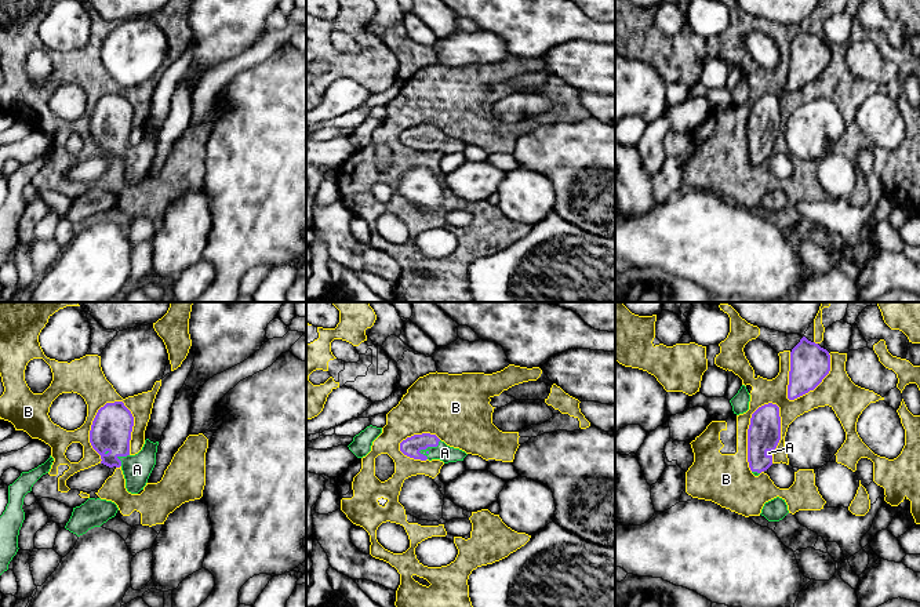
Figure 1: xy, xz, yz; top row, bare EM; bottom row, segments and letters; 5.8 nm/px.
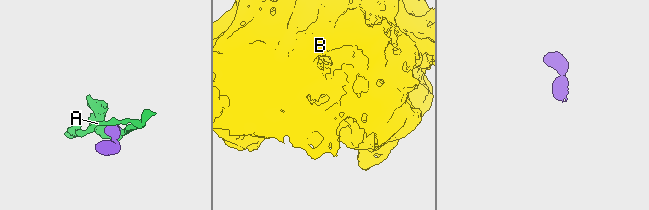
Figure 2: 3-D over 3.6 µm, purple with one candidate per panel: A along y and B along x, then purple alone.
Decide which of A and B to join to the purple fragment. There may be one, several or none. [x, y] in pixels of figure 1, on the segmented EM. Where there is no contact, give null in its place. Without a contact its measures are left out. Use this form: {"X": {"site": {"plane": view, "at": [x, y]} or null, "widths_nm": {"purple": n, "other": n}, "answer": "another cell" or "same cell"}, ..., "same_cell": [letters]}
{"A": {"site": {"plane": "xz", "at": [429, 446]}, "widths_nm": {"purple": 110, "other": 100}, "answer": "same cell"}, "B": {"site": {"plane": "yz", "at": [748, 433]}, "widths_nm": {"purple": 190, "other": 220}, "answer": "another cell"}, "same_cell": ["A"]}

